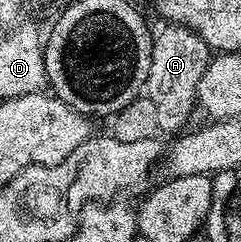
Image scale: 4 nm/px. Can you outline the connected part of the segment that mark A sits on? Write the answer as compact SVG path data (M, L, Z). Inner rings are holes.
M166 25L163 28L162 32L154 35L152 65L148 65L144 93L156 104L156 114L160 121L159 132L178 133L187 126L185 123L190 119L190 110L195 110L200 77L206 72L212 52L210 46L187 27Z

